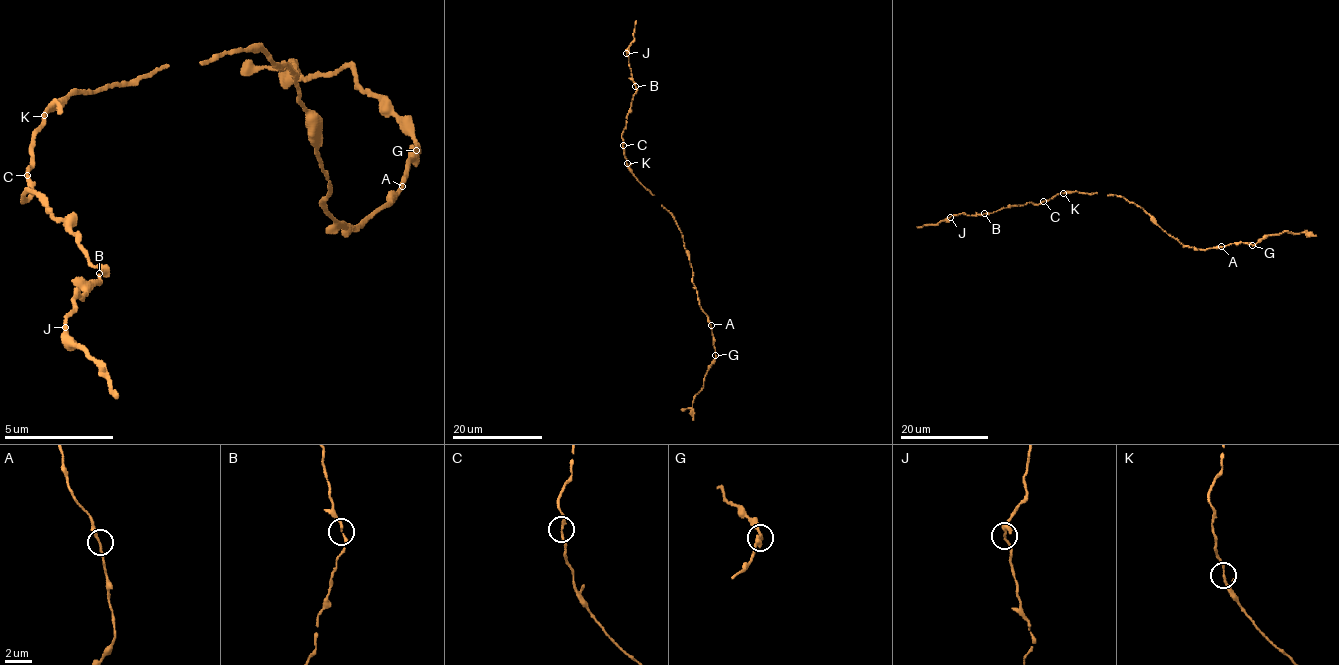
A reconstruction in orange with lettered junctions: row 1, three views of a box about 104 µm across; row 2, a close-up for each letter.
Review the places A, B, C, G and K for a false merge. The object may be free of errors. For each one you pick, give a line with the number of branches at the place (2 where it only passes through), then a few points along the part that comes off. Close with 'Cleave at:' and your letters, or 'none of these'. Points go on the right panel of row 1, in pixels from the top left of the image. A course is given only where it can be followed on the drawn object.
Cleave at: none of these

